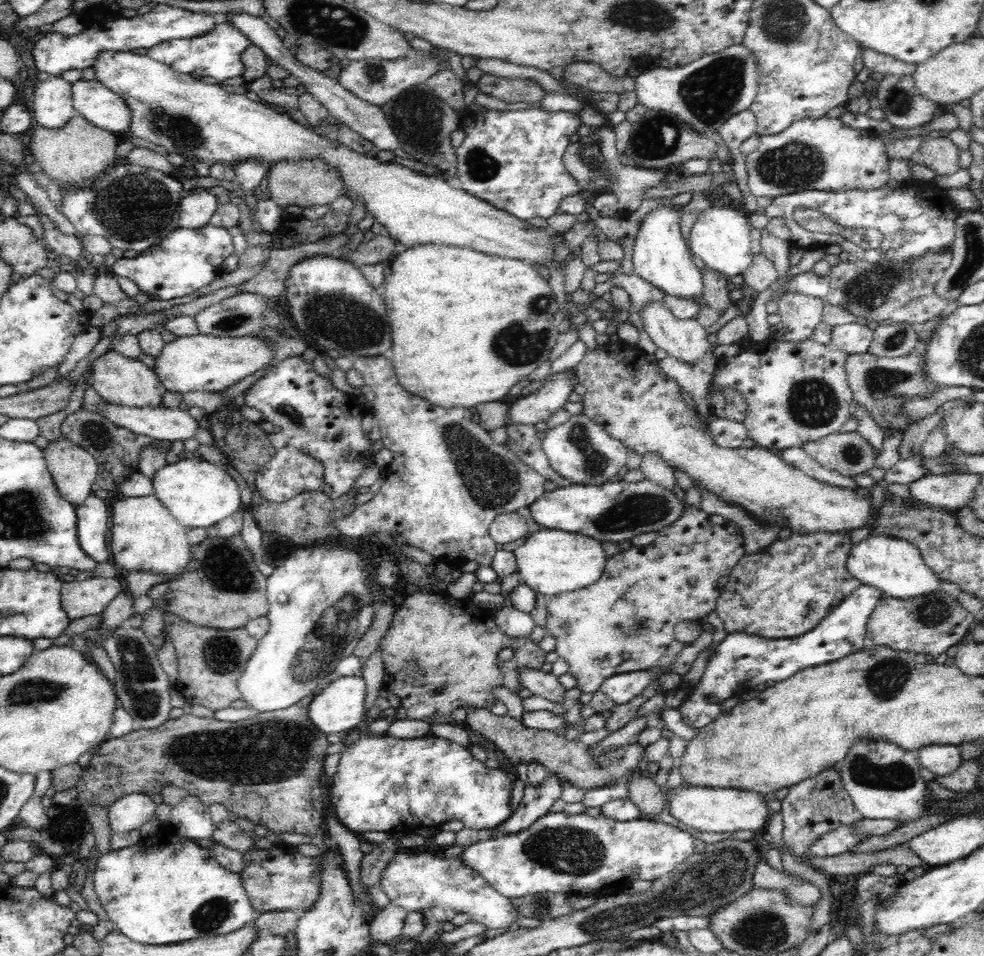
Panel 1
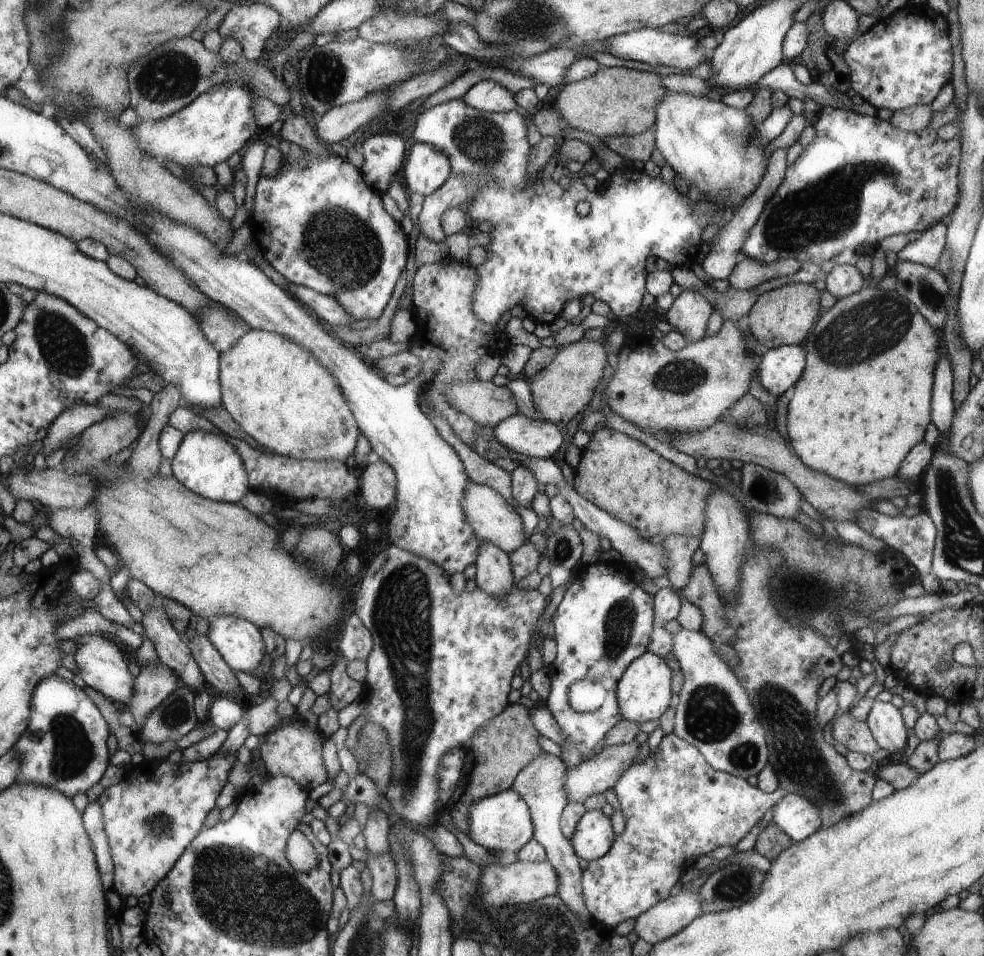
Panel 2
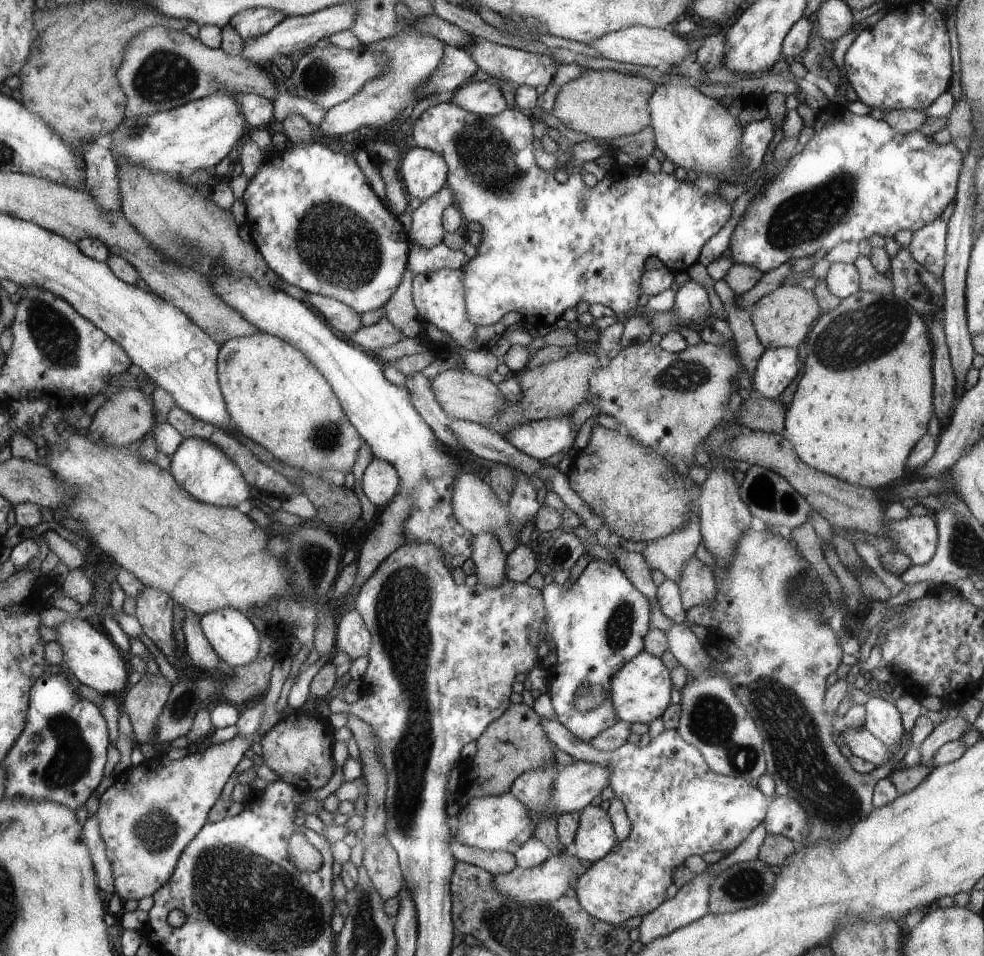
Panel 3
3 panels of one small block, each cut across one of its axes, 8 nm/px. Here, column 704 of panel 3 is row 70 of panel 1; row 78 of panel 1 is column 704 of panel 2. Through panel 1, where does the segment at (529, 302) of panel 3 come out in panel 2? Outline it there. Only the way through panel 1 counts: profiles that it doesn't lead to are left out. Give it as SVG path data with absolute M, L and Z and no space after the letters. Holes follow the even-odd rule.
M454 99L448 102L444 102L440 105L435 105L432 108L426 109L423 114L419 114L416 122L416 128L414 130L414 139L416 142L422 142L422 144L432 144L434 148L440 152L445 153L449 157L450 166L452 166L452 174L456 172L464 172L464 174L472 174L474 178L478 178L480 184L476 184L476 190L474 194L468 198L467 213L475 221L483 222L489 221L494 229L490 232L491 239L487 246L484 246L486 250L486 262L482 262L480 266L473 266L474 270L478 272L478 280L476 280L476 288L474 288L474 316L478 317L479 321L484 324L494 324L506 318L507 314L516 306L522 306L527 312L528 318L533 324L538 323L546 326L550 326L556 319L558 319L565 308L566 304L574 299L582 300L585 296L590 295L595 300L601 300L605 302L613 313L613 316L620 320L624 316L632 316L634 312L640 310L642 306L642 296L644 296L644 282L646 282L647 270L645 268L646 260L649 256L656 256L665 260L673 268L690 267L697 259L697 254L700 250L700 246L704 243L702 237L706 227L719 222L722 224L728 217L727 213L724 213L722 209L719 209L712 214L705 214L701 217L692 208L695 205L695 201L699 198L690 195L685 196L680 194L673 183L665 183L661 177L652 178L652 176L646 174L644 170L633 170L632 167L625 168L621 174L610 176L610 180L602 182L598 186L598 190L590 192L584 182L580 178L572 178L571 186L568 189L564 189L554 182L554 180L542 178L542 171L535 173L528 170L528 158L530 158L530 150L532 150L527 137L527 120L526 114L519 109L515 109L504 113L490 113L476 110L472 106L468 106L462 99ZM578 202L588 202L590 204L590 212L582 217L576 212L576 206Z

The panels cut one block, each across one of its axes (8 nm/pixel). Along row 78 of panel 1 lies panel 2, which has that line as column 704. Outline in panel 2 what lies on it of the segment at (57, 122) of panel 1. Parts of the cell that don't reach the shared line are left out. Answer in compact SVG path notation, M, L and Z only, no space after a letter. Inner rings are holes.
M640 28L640 30L632 30L625 34L610 36L608 38L608 53L624 60L630 60L630 62L641 62L644 67L649 69L655 66L676 68L680 75L684 75L692 72L694 68L708 63L711 59L712 51L702 48L698 42L698 38L683 33L666 34L658 29Z

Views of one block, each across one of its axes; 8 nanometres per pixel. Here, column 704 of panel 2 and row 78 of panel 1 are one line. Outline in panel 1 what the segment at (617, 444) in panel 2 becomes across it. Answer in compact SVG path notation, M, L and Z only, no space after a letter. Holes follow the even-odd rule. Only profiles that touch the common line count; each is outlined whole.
M483 74L476 83L476 88L479 92L506 103L523 102L533 106L540 104L544 97L544 90L532 79Z

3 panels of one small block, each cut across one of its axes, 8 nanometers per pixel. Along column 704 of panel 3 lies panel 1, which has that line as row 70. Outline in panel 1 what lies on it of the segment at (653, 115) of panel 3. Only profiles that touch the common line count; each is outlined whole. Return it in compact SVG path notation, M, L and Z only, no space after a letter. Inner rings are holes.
M102 51L96 54L91 67L96 71L101 85L115 91L131 108L131 136L164 146L164 150L170 154L181 154L185 157L183 167L194 167L196 162L204 162L208 166L220 163L229 167L244 160L259 160L270 167L281 159L322 157L339 168L344 180L343 188L350 194L356 194L365 206L365 214L375 216L375 221L388 230L387 234L396 239L401 250L439 243L440 246L471 247L472 250L486 251L504 258L527 260L533 265L546 264L548 268L554 264L554 245L550 239L552 234L548 234L544 228L532 226L528 221L521 221L508 212L493 208L488 201L482 201L464 190L455 190L441 178L422 175L396 162L380 162L376 157L357 153L336 141L334 135L326 137L318 134L312 127L293 120L288 112L275 109L267 103L261 104L251 95L230 93L220 85L206 84L195 75L178 73L162 62L132 51Z

